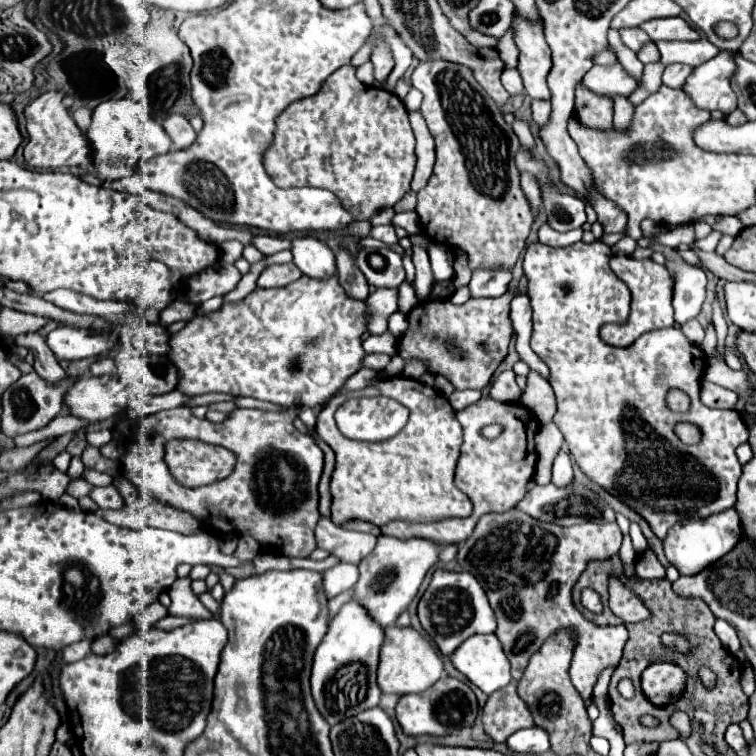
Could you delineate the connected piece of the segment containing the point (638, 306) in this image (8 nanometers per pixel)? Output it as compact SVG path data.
M612 256L610 268L628 286L628 290L632 294L632 310L630 310L630 316L628 316L626 324L622 324L622 326L606 324L606 326L600 328L600 338L606 344L626 348L626 346L634 344L634 340L640 338L644 332L658 330L658 328L674 324L672 294L670 294L670 274L666 272L666 268L662 264L656 264L652 260L632 260L628 256Z

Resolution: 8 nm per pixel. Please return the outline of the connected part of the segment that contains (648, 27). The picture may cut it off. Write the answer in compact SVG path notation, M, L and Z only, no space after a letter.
M658 18L640 26L652 42L658 40L700 40L700 34L684 18Z

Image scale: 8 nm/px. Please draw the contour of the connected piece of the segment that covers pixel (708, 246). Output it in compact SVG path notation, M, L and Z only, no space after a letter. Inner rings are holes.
M710 232L704 240L696 240L696 246L700 248L700 250L706 250L706 252L712 252L714 248L716 248L716 244L718 244L718 240L720 240L720 234L718 232Z

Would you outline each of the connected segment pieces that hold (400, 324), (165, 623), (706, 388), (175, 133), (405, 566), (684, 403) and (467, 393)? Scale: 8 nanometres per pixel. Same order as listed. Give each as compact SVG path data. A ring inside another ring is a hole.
M394 312L388 320L388 330L394 334L394 336L400 336L404 330L406 330L406 316L402 312Z
M166 616L166 618L162 618L160 622L156 622L154 624L154 628L160 628L160 630L172 630L172 628L176 628L176 626L180 626L182 622L188 622L190 618L176 618L176 616Z
M702 382L702 404L708 408L734 408L738 396L712 382Z
M182 114L176 116L168 116L162 122L162 128L166 130L166 134L172 140L172 150L184 150L190 144L194 144L196 140L196 132L192 130L192 126L188 124L188 118Z
M380 536L374 552L358 564L360 578L354 586L352 600L358 600L358 604L364 610L368 610L370 618L382 628L386 628L394 624L396 618L408 608L408 604L412 602L422 584L422 578L436 564L436 560L438 546L434 542L422 538L398 540L392 536Z
M672 388L668 390L666 394L666 406L672 410L672 412L688 412L690 408L690 398L686 392L678 390L678 388Z
M454 390L448 400L454 410L464 410L466 406L474 404L478 398L482 398L482 394L478 390Z

